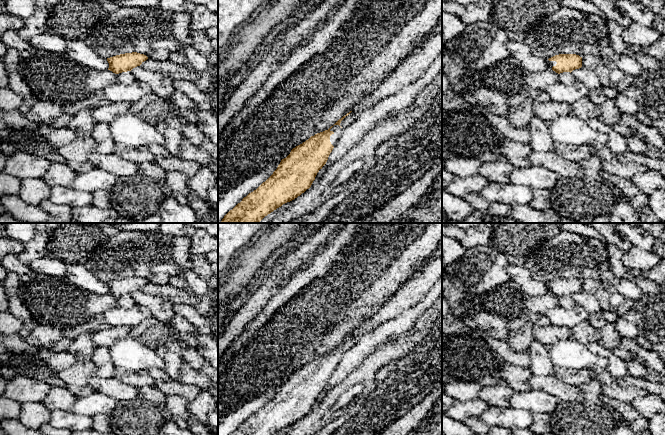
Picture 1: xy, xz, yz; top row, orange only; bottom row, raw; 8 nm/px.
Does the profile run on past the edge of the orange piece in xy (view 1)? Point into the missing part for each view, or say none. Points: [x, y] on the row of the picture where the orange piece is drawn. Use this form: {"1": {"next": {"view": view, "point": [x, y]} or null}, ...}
{"1": {"next": {"view": "xy", "point": [127, 77]}}}

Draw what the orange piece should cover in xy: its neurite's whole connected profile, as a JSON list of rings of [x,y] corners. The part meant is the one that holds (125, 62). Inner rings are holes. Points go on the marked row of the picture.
[[[137,52],[125,53],[107,58],[108,70],[117,75],[117,82],[122,84],[132,84],[138,82],[130,72],[133,68],[140,66],[148,57]]]

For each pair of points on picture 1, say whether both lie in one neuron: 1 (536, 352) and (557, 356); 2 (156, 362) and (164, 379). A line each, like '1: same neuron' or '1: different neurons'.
1: different neurons
2: different neurons

